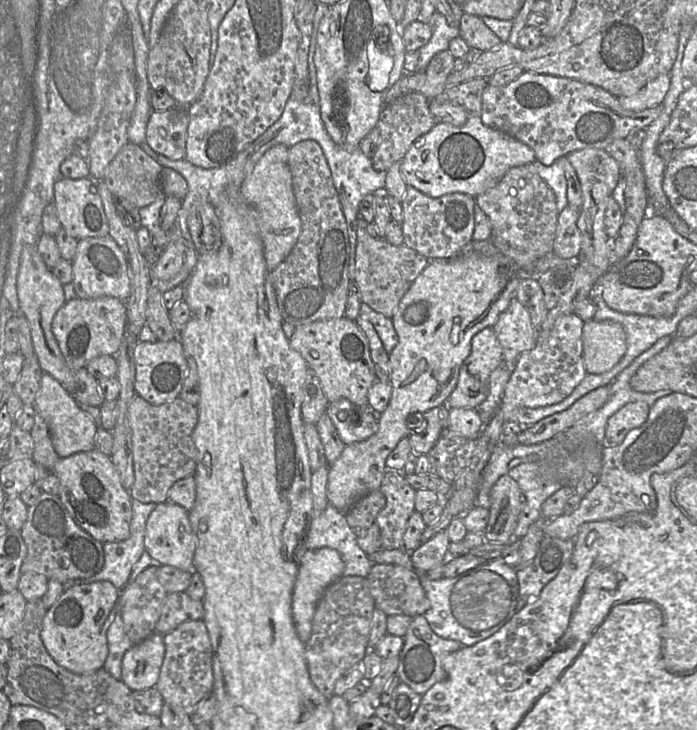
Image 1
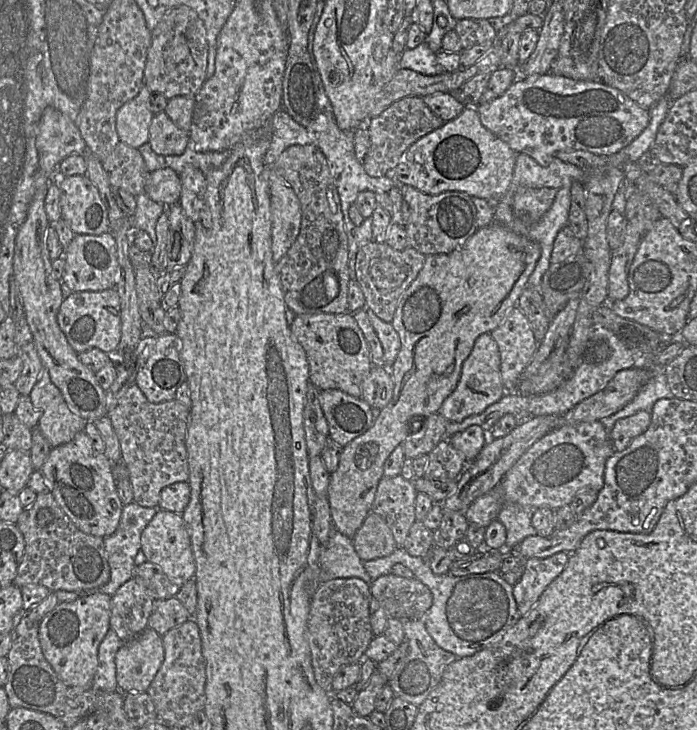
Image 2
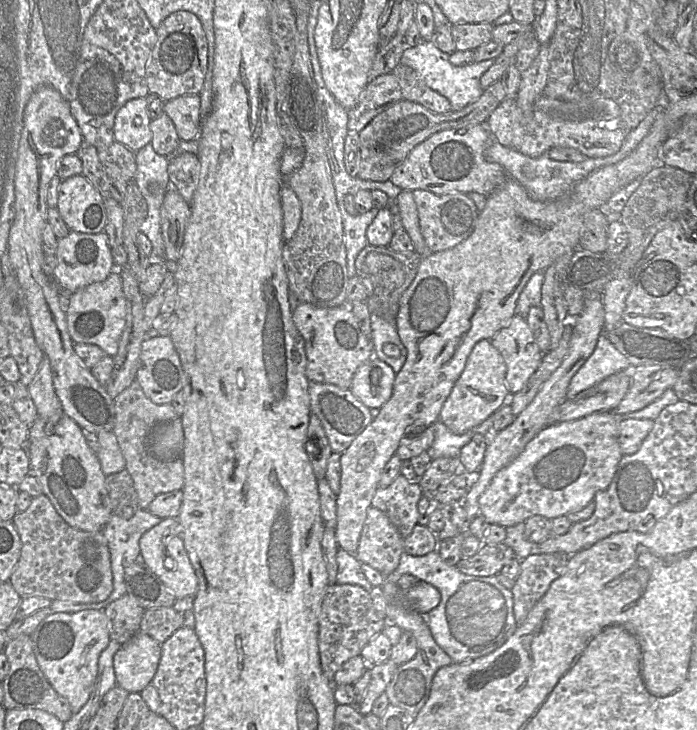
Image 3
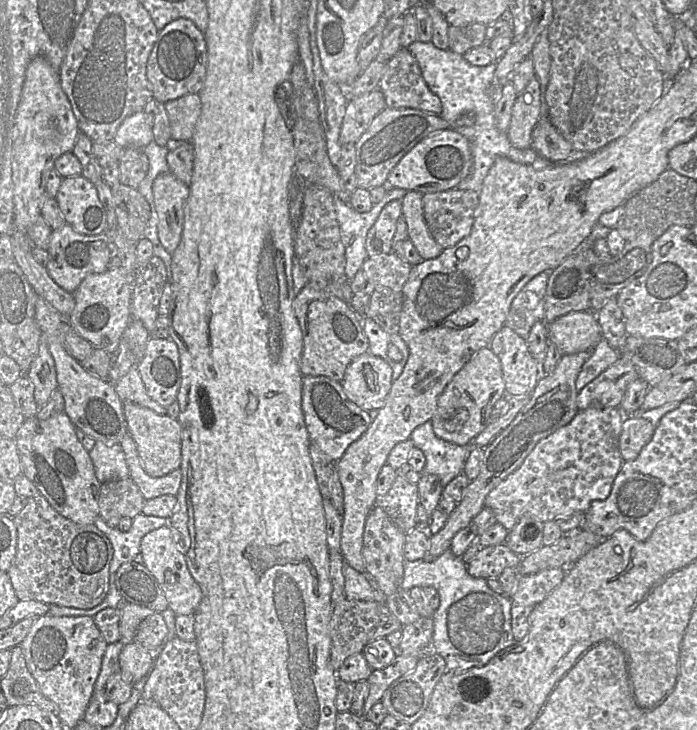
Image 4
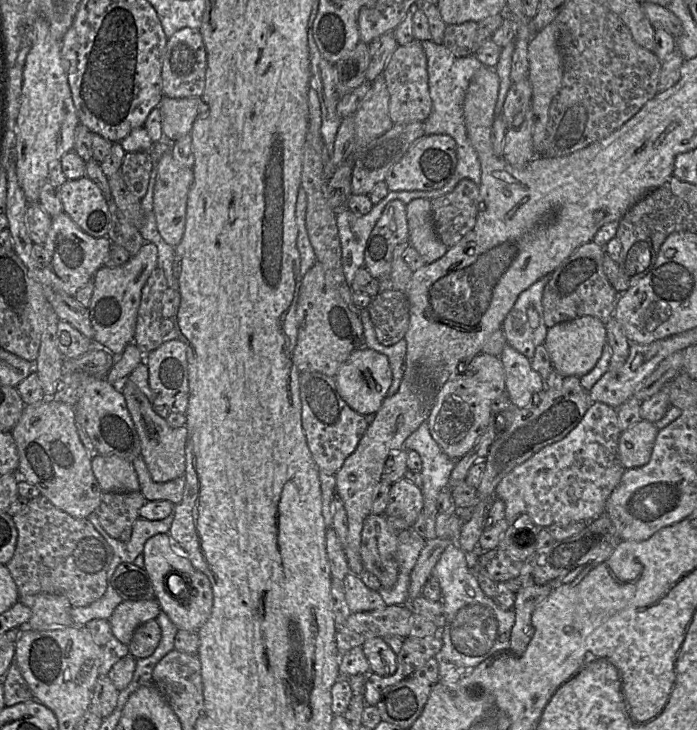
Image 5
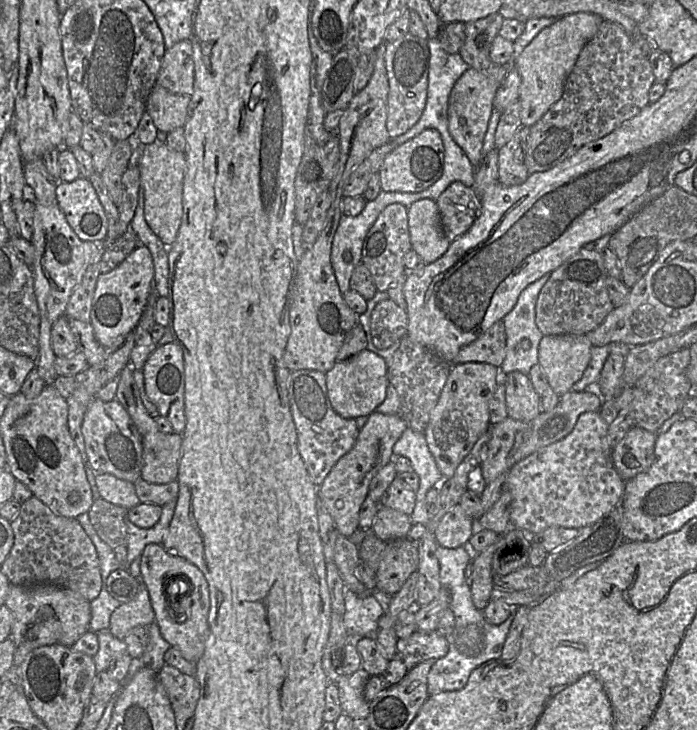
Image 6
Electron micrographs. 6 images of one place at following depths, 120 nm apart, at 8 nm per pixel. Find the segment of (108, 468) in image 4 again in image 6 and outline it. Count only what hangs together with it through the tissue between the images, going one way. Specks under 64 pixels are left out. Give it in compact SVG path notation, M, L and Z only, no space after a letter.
M97 473L95 480L100 497L104 500L127 509L140 503L134 483L109 473Z

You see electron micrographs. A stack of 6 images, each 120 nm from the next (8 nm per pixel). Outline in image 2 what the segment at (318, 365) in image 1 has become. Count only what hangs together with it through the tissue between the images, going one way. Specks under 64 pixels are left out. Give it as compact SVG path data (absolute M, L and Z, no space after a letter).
M353 313L295 315L289 329L305 351L310 384L320 390L339 389L353 397L361 397L361 385L372 363L367 342Z

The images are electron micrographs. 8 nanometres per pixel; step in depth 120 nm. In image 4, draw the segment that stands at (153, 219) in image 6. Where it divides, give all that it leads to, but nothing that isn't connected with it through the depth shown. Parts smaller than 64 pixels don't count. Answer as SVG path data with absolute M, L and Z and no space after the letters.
M168 171L155 178L152 191L158 216L158 238L172 255L182 237L184 205L190 193L189 185Z

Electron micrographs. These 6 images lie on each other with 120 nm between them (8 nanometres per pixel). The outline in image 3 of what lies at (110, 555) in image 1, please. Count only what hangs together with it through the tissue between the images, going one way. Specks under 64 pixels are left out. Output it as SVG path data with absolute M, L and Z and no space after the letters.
M138 507L130 519L124 519L118 514L110 517L102 529L102 534L108 542L111 553L113 590L109 597L101 602L107 602L119 585L125 587L124 570L135 563L137 555L140 554L139 540L141 536L161 520L146 509Z

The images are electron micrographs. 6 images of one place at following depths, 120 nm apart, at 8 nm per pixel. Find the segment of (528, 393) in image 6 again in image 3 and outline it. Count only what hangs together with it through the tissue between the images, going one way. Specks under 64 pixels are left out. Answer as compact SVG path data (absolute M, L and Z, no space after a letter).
M515 314L490 342L506 365L505 382L508 391L511 394L519 392L538 369L544 355L526 319Z

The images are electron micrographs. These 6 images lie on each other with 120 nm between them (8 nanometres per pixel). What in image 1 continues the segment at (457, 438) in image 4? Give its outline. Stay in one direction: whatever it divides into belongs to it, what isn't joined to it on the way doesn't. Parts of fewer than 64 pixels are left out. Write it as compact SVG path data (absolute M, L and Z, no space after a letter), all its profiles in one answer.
M492 327L472 338L471 352L460 367L458 382L446 401L449 408L475 408L485 400L489 376L503 363L503 350Z

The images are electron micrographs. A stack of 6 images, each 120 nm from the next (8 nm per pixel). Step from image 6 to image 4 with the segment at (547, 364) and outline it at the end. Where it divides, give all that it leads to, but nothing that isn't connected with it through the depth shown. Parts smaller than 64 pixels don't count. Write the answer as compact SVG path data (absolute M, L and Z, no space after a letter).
M570 312L548 325L549 339L563 355L592 351L603 338L596 313Z

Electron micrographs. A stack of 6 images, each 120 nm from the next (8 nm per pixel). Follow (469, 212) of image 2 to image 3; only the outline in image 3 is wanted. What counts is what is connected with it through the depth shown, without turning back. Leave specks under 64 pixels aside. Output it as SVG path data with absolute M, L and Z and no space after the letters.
M414 190L412 194L417 206L421 234L432 253L455 247L473 232L479 211L467 194L453 192L436 195L426 190Z

